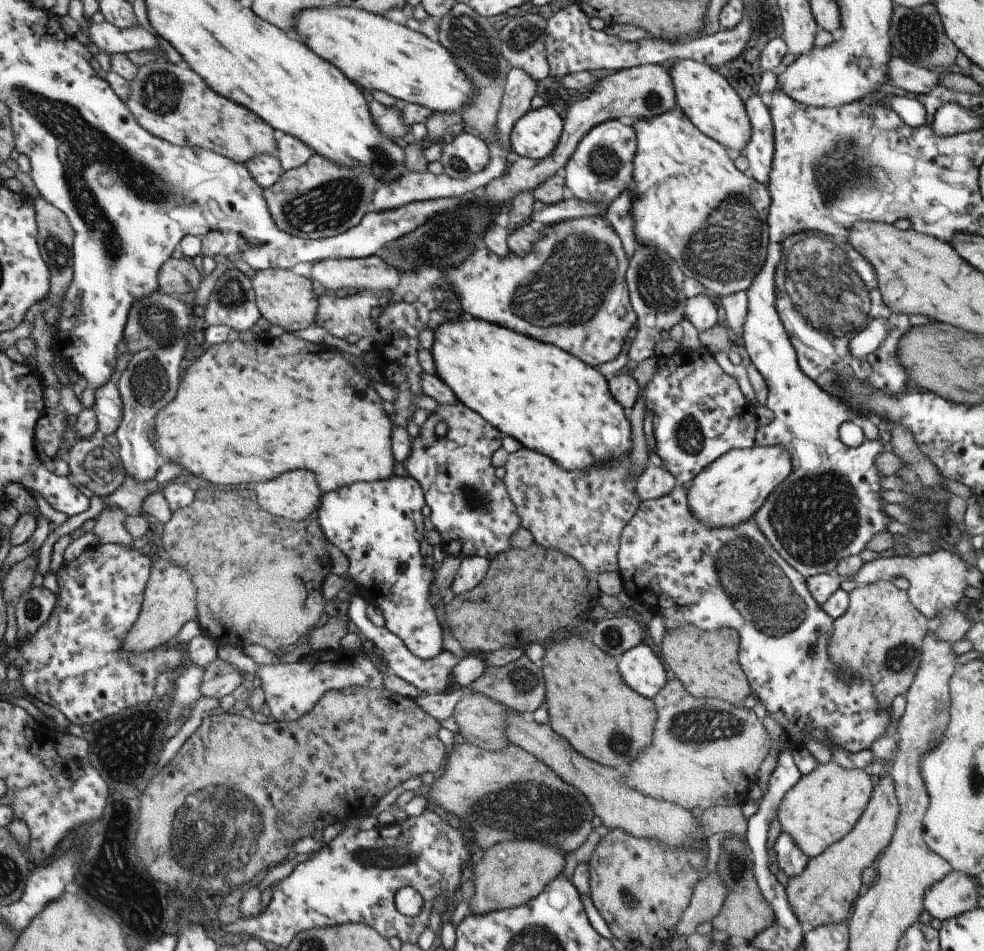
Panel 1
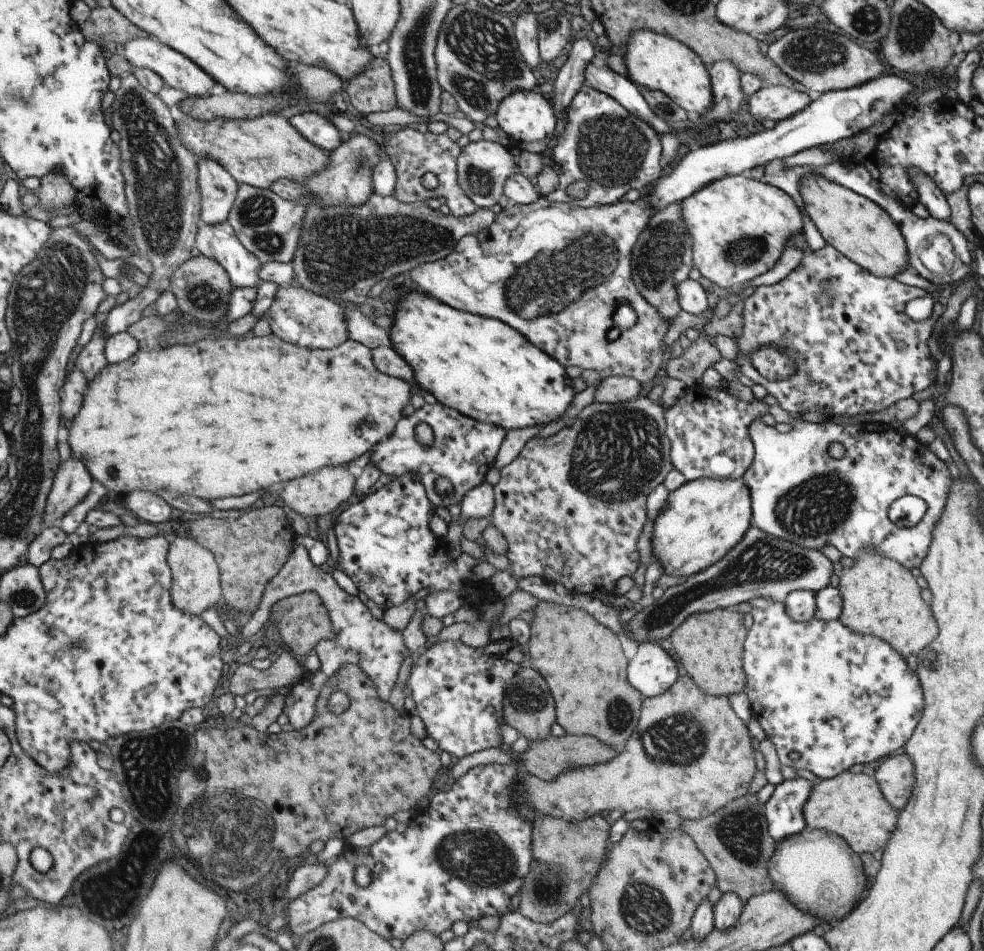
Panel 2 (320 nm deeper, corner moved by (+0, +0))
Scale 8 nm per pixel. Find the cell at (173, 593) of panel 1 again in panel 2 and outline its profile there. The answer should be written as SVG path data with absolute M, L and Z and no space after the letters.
M177 536L168 544L167 564L172 574L170 599L179 610L199 617L202 610L221 602L220 572L213 552L193 537Z

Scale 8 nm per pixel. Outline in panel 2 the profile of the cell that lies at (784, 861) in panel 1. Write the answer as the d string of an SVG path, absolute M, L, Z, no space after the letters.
M795 777L775 785L763 809L767 832L774 842L797 834L806 826L802 810L810 790L818 782L817 778L811 782Z

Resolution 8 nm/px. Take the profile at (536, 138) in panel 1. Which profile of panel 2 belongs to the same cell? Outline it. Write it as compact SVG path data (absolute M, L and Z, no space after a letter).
M537 90L515 91L505 95L494 112L498 127L505 132L511 140L517 142L517 149L530 153L541 154L543 149L553 142L553 130L555 130L555 116L550 101L543 98Z

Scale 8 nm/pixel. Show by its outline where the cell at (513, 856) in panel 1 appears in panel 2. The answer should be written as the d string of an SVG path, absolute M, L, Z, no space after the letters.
M535 815L531 822L531 862L524 883L518 890L521 895L519 910L532 921L552 923L571 911L579 896L590 887L600 869L609 843L610 824L600 815L580 821L564 821L545 815Z

